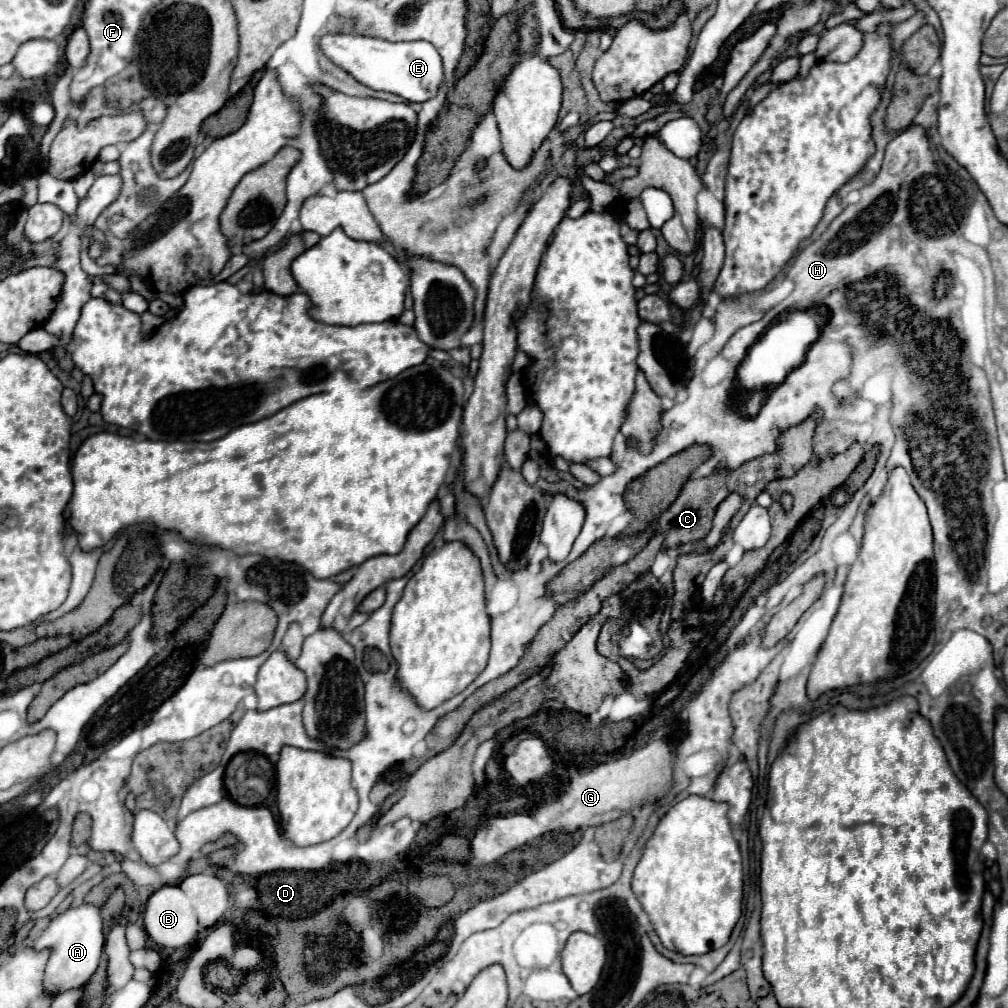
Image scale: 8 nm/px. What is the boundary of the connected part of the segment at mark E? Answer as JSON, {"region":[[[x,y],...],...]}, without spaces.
{"region":[[[326,33],[318,41],[322,53],[340,69],[350,73],[358,83],[376,89],[390,91],[400,95],[406,101],[420,103],[436,95],[440,83],[444,81],[444,69],[440,55],[434,45],[428,41],[410,41],[410,43],[390,43],[384,39],[350,35],[350,33]]]}

